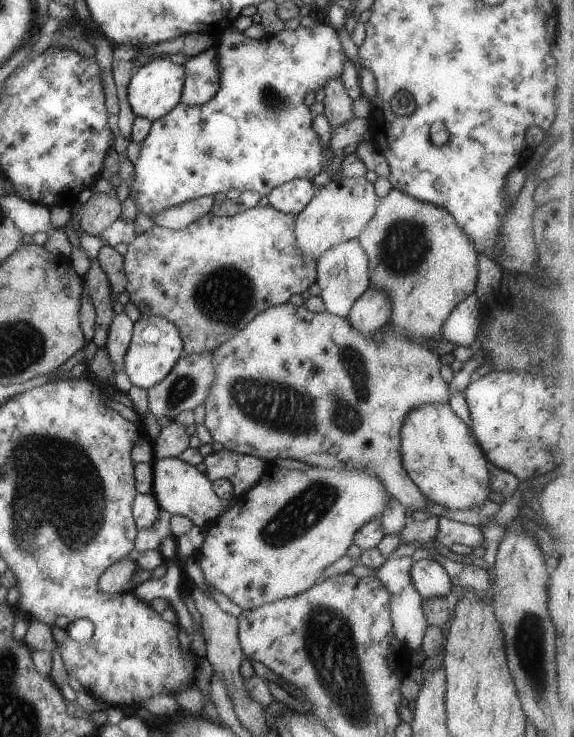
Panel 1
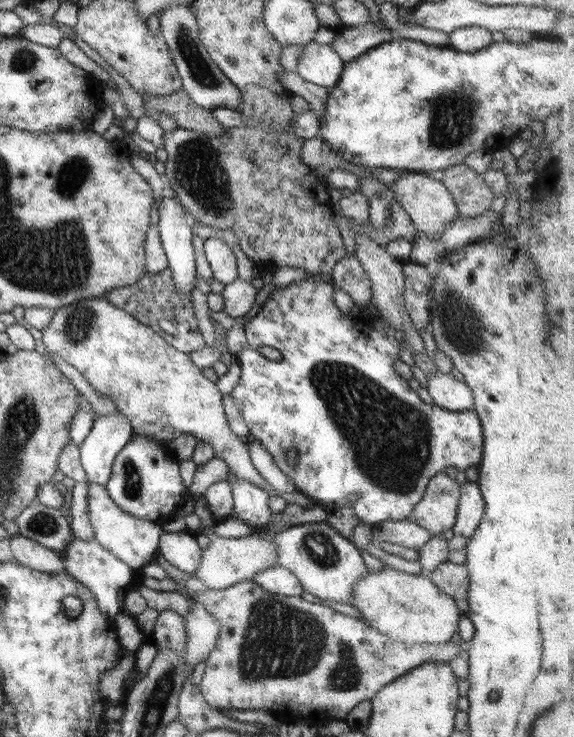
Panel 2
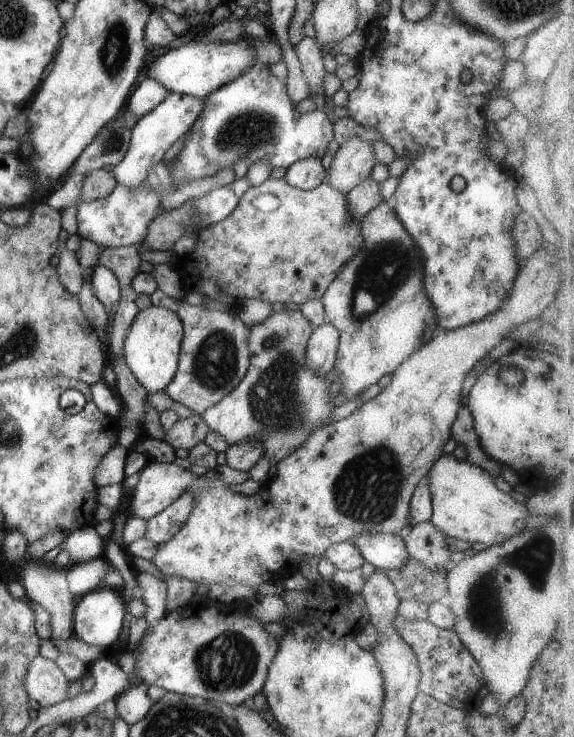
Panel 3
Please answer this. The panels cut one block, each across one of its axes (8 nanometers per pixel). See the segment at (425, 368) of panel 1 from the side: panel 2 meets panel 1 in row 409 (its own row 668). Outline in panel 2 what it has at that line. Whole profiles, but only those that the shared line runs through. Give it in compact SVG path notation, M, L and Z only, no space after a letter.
M244 580L238 584L233 584L231 587L223 589L200 589L194 595L194 598L199 604L205 606L211 616L221 623L222 629L216 649L205 660L205 672L200 684L200 692L204 696L204 700L208 702L209 706L215 708L217 711L222 710L270 710L270 713L280 712L280 714L294 714L294 716L318 716L318 718L336 718L336 720L345 720L348 713L362 701L371 700L374 698L376 692L384 685L390 684L393 680L404 677L408 672L414 668L419 668L429 662L450 662L456 656L465 654L467 645L461 642L458 644L444 643L444 644L428 644L428 643L404 643L392 639L390 636L376 631L376 628L371 628L369 624L365 624L363 620L345 616L327 608L314 601L314 599L306 596L284 596L281 594L270 593L260 587L256 581Z

